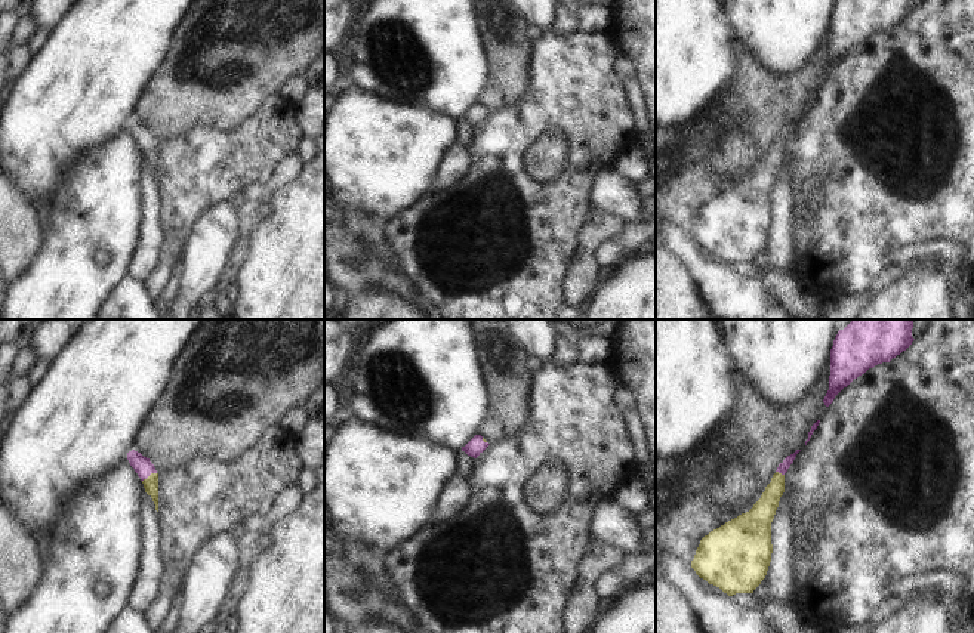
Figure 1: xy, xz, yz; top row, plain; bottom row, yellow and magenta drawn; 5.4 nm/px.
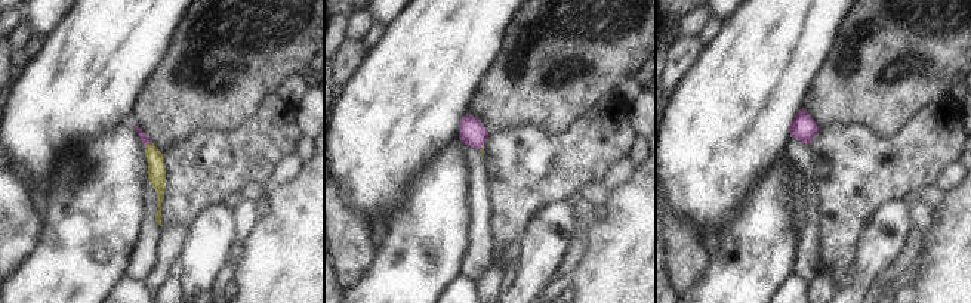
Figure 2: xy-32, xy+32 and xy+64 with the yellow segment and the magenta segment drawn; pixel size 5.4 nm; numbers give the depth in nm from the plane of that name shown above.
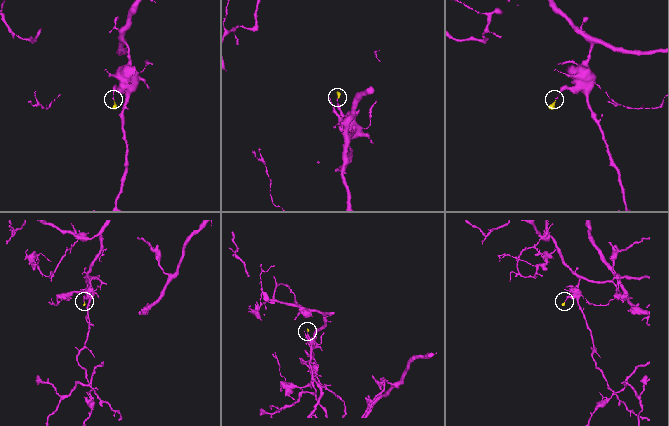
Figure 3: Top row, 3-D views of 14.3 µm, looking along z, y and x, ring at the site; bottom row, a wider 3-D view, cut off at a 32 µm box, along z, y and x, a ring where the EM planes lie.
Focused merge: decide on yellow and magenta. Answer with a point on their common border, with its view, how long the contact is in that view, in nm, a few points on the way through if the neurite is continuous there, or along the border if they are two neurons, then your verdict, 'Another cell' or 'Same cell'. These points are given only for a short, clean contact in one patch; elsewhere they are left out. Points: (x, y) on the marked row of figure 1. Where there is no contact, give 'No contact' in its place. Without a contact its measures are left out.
Touches yellow at xy (150, 475). Shared border 90 nm. Path across: xy (151, 482), (150, 475), (144, 468). Same cell.

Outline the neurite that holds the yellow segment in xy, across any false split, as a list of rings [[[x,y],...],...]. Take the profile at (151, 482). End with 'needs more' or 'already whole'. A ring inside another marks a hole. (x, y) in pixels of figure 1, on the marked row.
[[[132,450],[127,453],[127,460],[141,478],[145,492],[152,498],[158,512],[158,473],[150,458]]] | needs more

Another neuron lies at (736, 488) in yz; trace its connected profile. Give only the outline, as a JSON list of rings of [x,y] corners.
[[[730,447],[727,464],[711,479],[705,494],[711,503],[725,510],[731,521],[749,512],[765,487],[749,464],[749,458]]]

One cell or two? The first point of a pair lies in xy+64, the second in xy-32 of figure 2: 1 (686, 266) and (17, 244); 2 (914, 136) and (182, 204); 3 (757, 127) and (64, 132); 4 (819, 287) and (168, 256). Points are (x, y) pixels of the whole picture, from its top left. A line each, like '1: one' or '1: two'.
1: one
2: one
3: one
4: one

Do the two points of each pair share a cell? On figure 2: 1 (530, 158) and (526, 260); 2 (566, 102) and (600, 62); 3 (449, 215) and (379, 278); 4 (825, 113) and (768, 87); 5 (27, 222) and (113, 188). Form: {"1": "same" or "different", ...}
{"1": "different", "2": "same", "3": "same", "4": "different", "5": "different"}

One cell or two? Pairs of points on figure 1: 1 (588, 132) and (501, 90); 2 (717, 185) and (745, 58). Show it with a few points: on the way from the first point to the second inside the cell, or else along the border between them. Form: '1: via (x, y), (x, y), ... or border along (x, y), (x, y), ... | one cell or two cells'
1: border along (530, 65), (527, 89), (514, 102), (490, 114) | two cells
2: via (697, 154), (697, 138), (739, 90) | one cell

